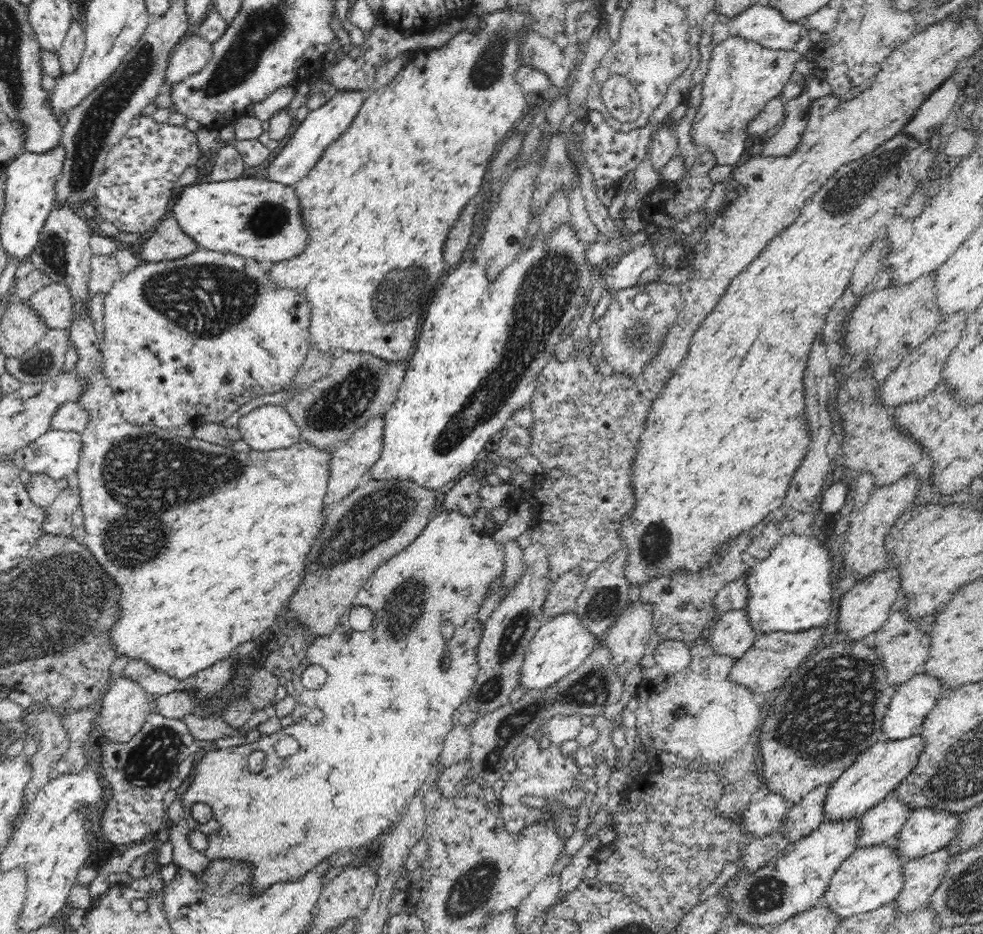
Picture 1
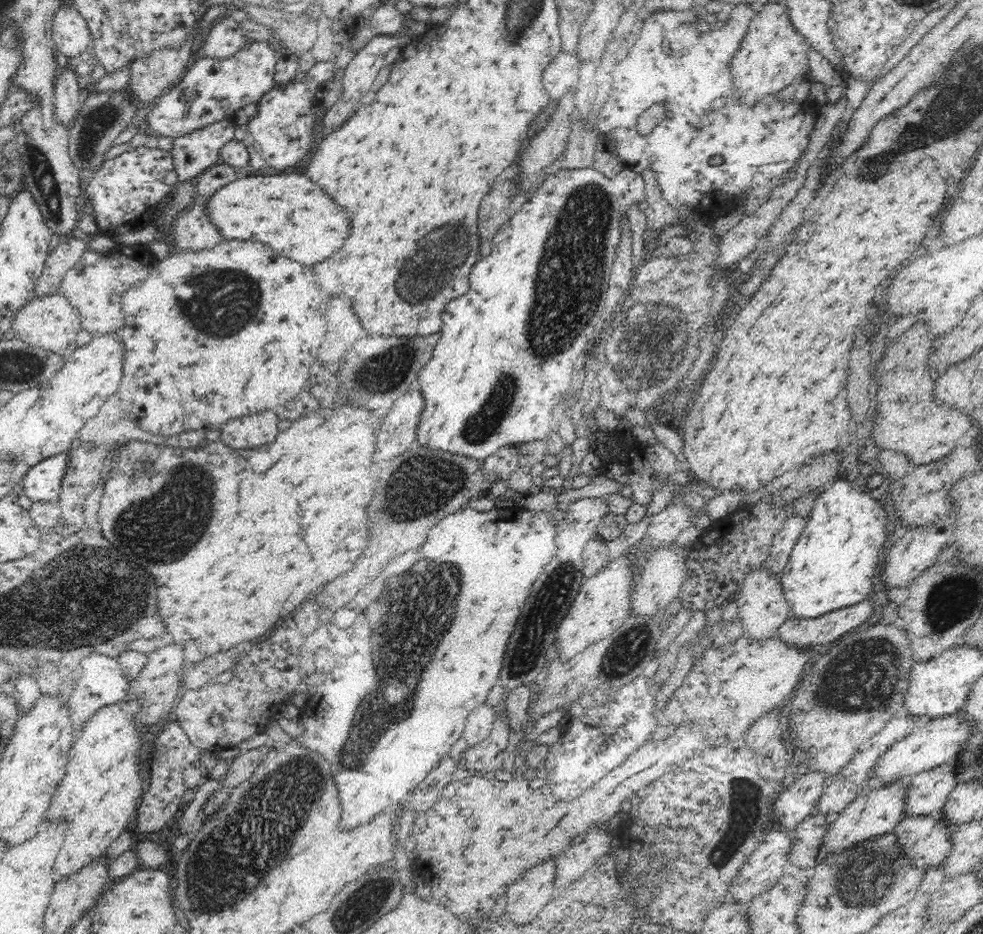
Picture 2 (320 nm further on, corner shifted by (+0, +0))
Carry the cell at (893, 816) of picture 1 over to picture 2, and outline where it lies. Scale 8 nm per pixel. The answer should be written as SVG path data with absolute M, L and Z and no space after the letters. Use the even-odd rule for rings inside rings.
M942 765L916 774L905 800L906 816L928 816L940 812L957 784L952 770Z

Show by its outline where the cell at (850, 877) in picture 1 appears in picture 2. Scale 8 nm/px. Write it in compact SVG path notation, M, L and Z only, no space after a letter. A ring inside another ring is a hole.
M936 812L928 816L906 816L894 829L902 851L916 868L941 868L954 846L952 826Z

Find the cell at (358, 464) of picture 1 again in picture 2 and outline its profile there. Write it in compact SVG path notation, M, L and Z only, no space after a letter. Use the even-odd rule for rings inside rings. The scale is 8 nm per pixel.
M419 389L410 390L394 400L393 406L383 412L381 431L377 436L378 450L374 460L388 460L394 454L394 446L398 442L398 452L402 454L412 446L421 413L425 409L425 399Z

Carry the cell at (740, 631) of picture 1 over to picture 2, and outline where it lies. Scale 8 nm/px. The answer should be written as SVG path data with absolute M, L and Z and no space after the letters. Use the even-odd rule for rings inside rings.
M763 565L745 576L741 586L735 593L735 597L738 601L738 616L740 617L742 628L754 640L776 637L776 630L792 616L782 588L780 573L773 574Z

